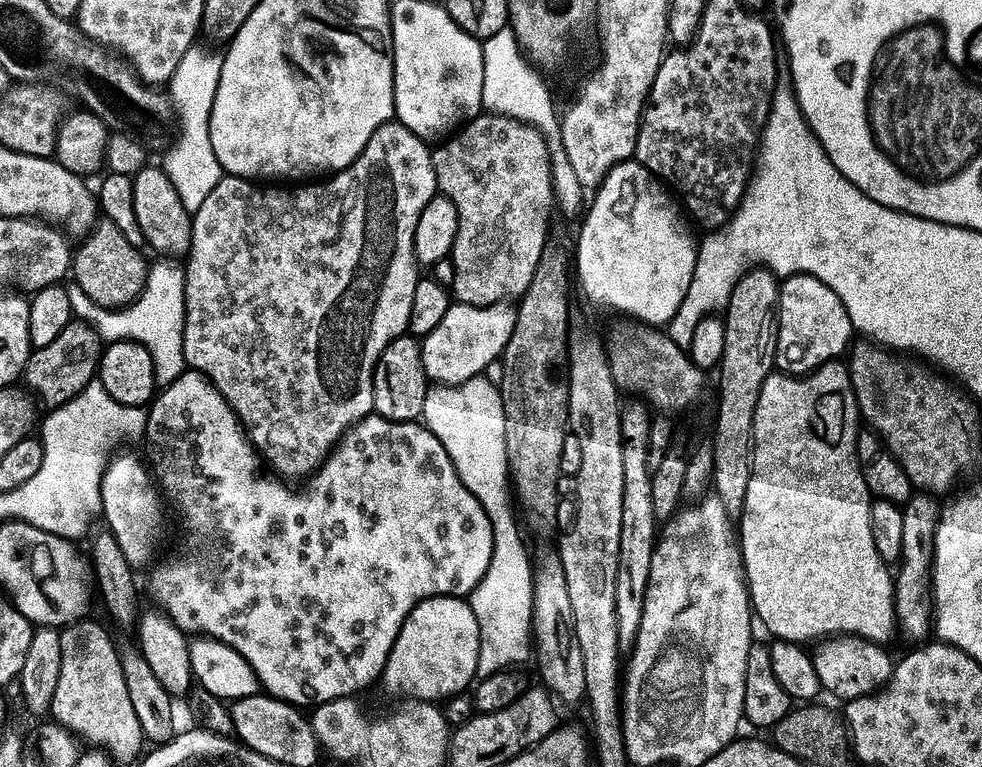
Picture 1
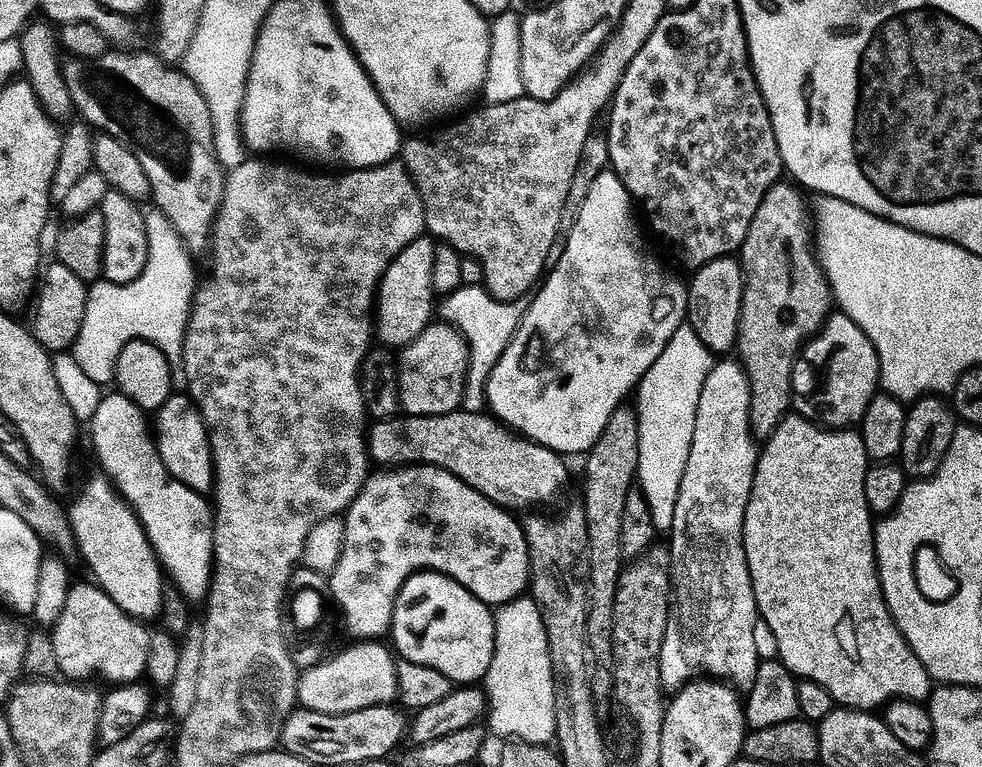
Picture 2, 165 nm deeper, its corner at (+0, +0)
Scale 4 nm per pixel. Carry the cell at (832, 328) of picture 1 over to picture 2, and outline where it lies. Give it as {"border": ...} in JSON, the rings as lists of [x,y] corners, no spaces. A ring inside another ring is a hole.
{"border":[[[843,314],[829,316],[824,327],[804,345],[802,360],[817,368],[824,379],[824,389],[816,396],[821,408],[819,423],[833,430],[852,430],[860,426],[866,410],[881,391],[878,350],[874,342],[866,338],[862,326]]]}

